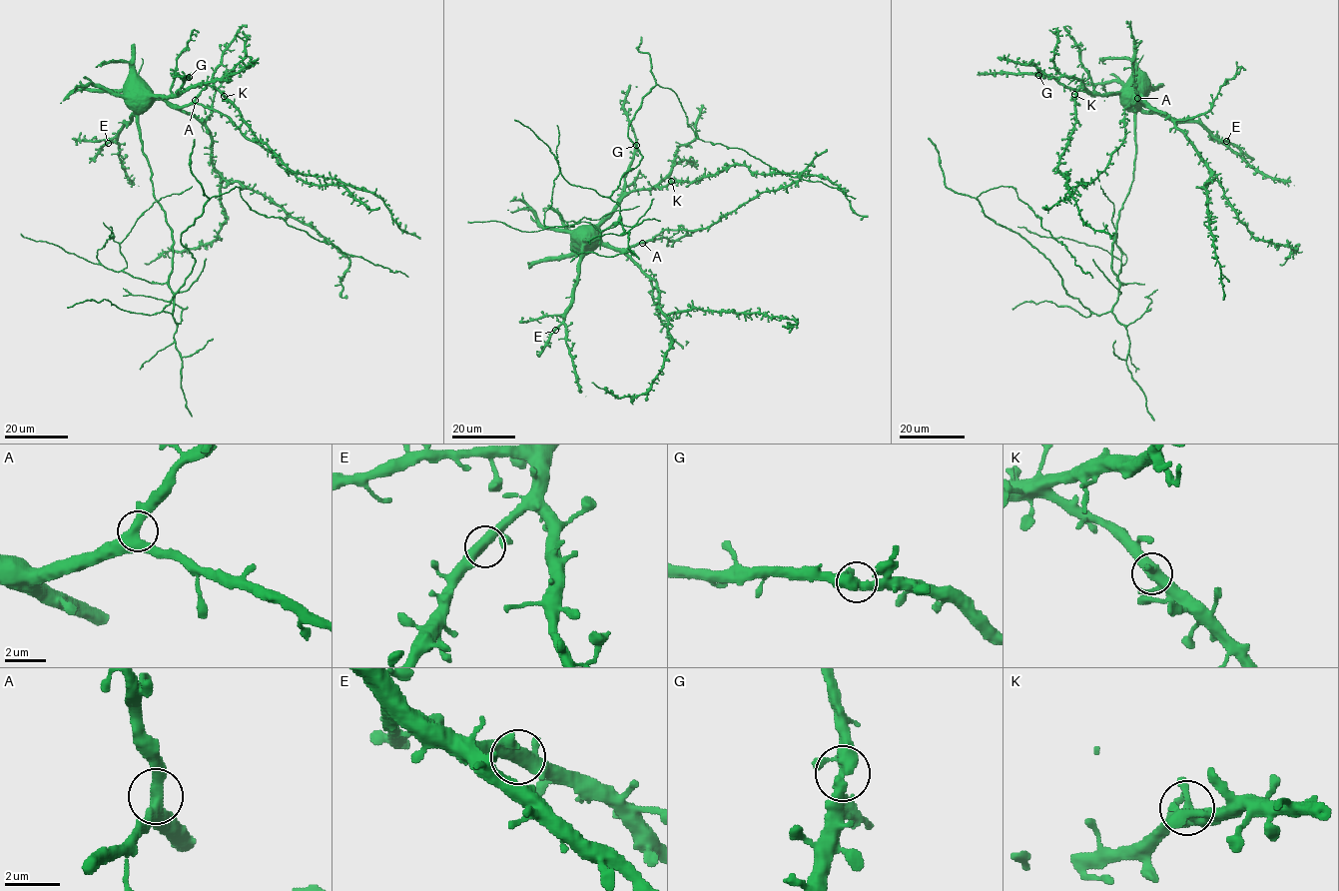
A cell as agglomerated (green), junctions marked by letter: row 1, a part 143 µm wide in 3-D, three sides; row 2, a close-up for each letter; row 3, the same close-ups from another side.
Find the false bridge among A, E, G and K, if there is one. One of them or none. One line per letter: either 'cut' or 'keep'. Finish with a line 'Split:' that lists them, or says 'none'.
A: keep
E: keep
G: keep
K: keep
Split: none

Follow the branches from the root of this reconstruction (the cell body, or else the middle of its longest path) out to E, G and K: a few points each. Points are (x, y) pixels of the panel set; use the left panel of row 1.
E: (172, 254), (171, 228), (155, 197), (139, 115), (108, 143)
G: (172, 254), (171, 228), (155, 197), (139, 115), (151, 96), (174, 96), (189, 77)
K: (172, 254), (171, 228), (155, 197), (139, 115), (151, 96), (177, 95), (199, 85), (211, 84), (224, 96)

